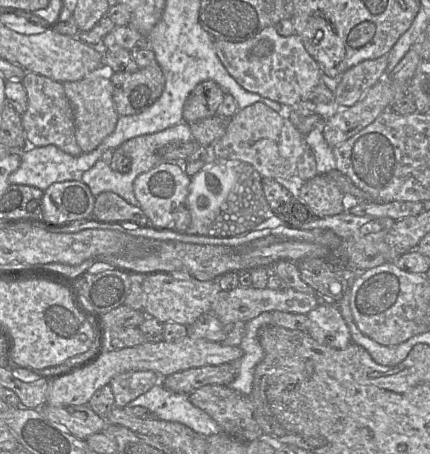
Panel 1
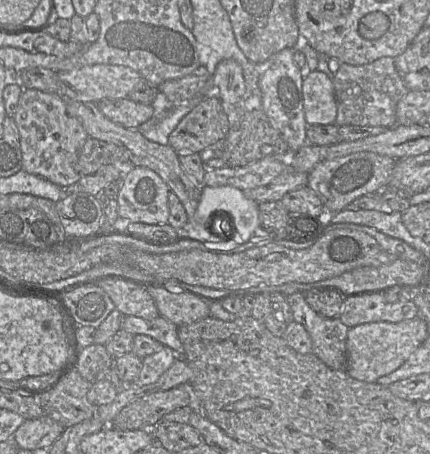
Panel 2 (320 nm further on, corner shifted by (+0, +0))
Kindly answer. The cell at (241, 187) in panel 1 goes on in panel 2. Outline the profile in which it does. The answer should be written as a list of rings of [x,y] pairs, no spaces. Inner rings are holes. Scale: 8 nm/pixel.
[[[229,185],[218,187],[201,186],[201,196],[197,210],[192,218],[188,218],[185,231],[181,237],[189,237],[203,243],[217,244],[228,242],[232,250],[243,243],[249,242],[258,232],[263,232],[260,231],[259,225],[259,204],[249,198],[244,191]],[[213,213],[213,225],[211,226],[211,232],[209,232],[210,218]],[[219,222],[223,222],[223,224],[219,224]],[[219,227],[225,232],[223,236],[228,234],[229,237],[222,237]]]

